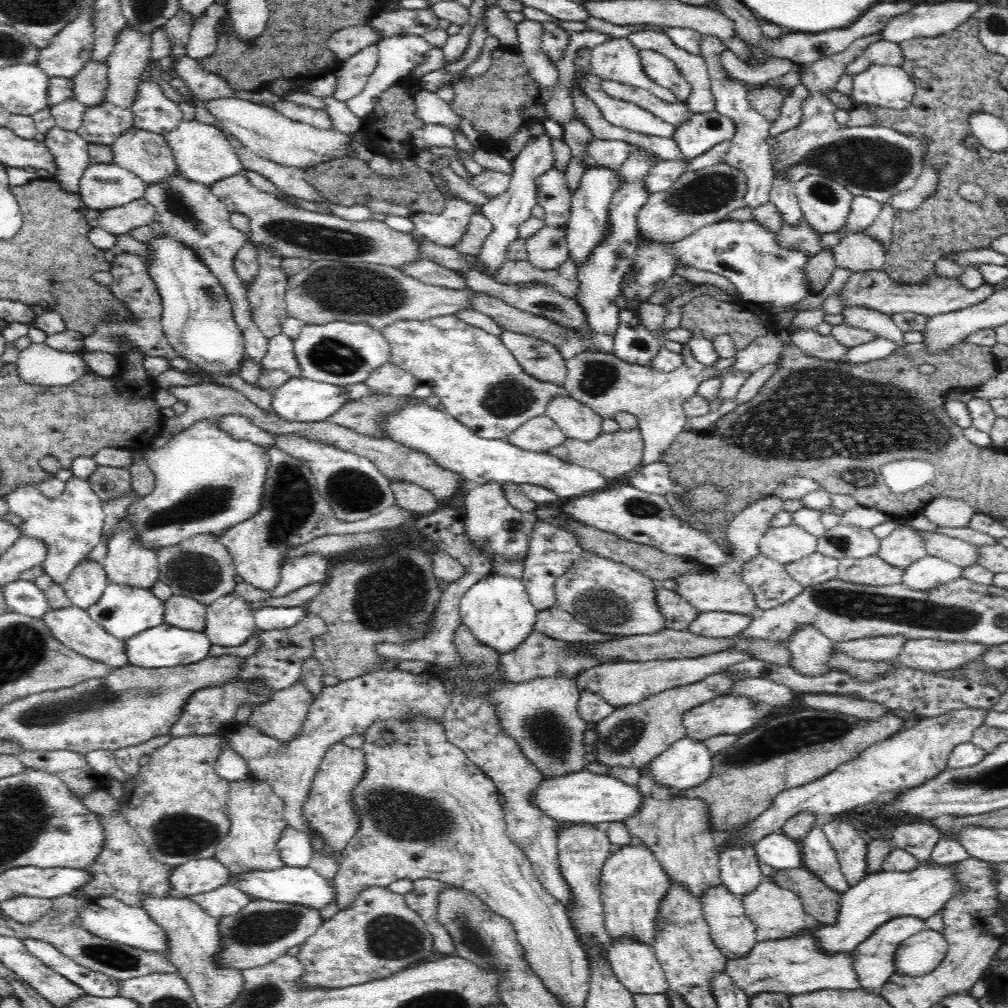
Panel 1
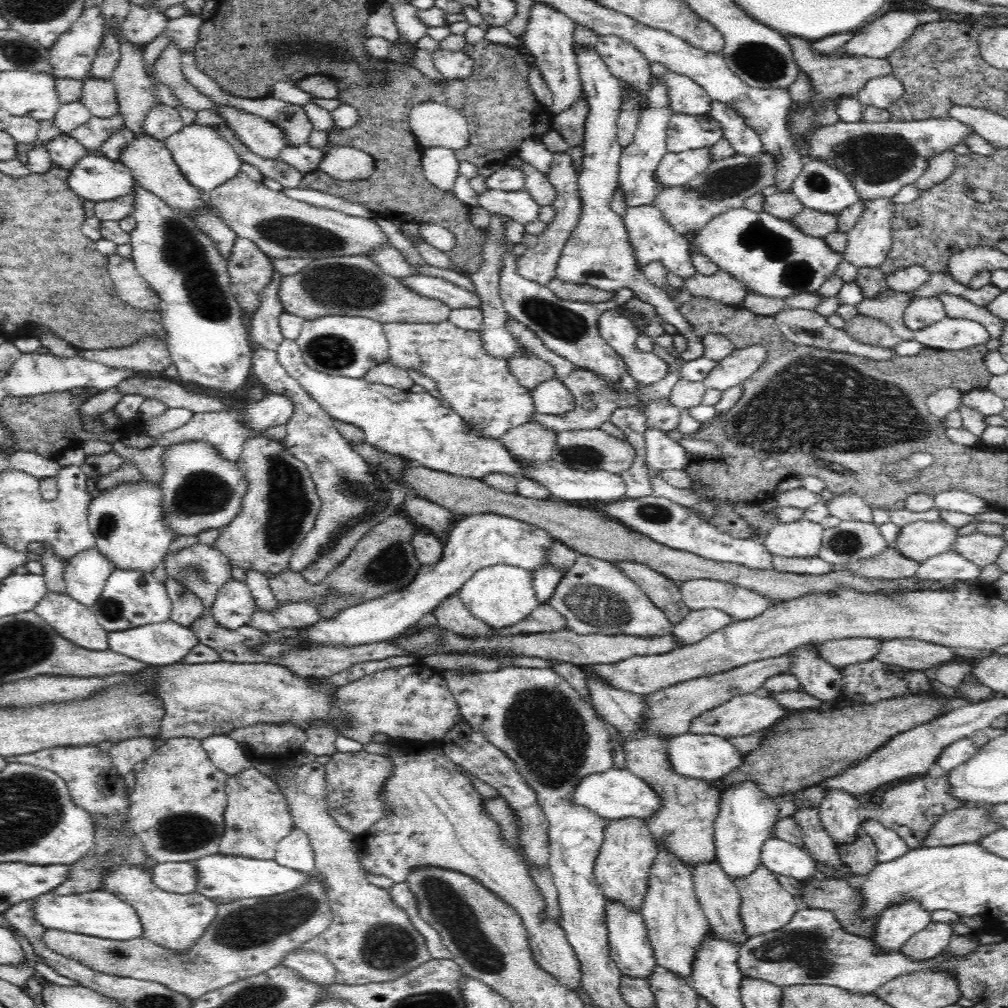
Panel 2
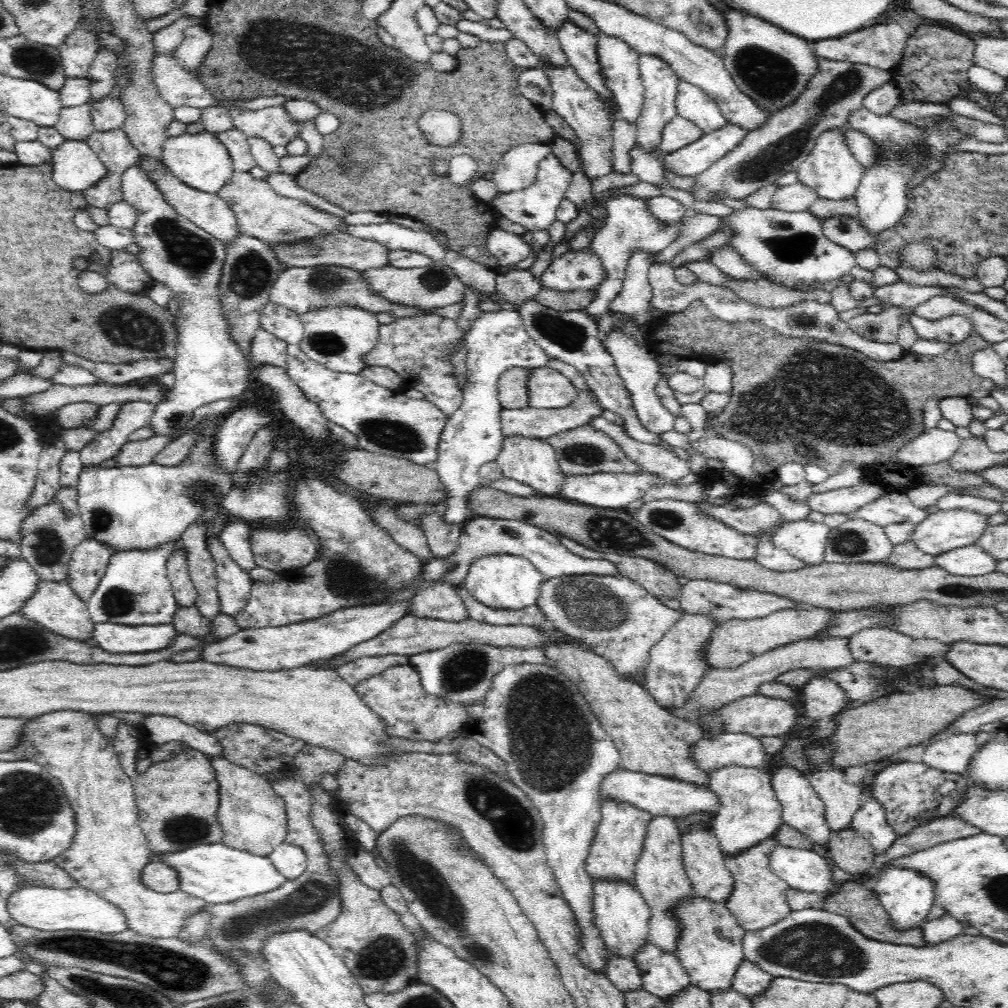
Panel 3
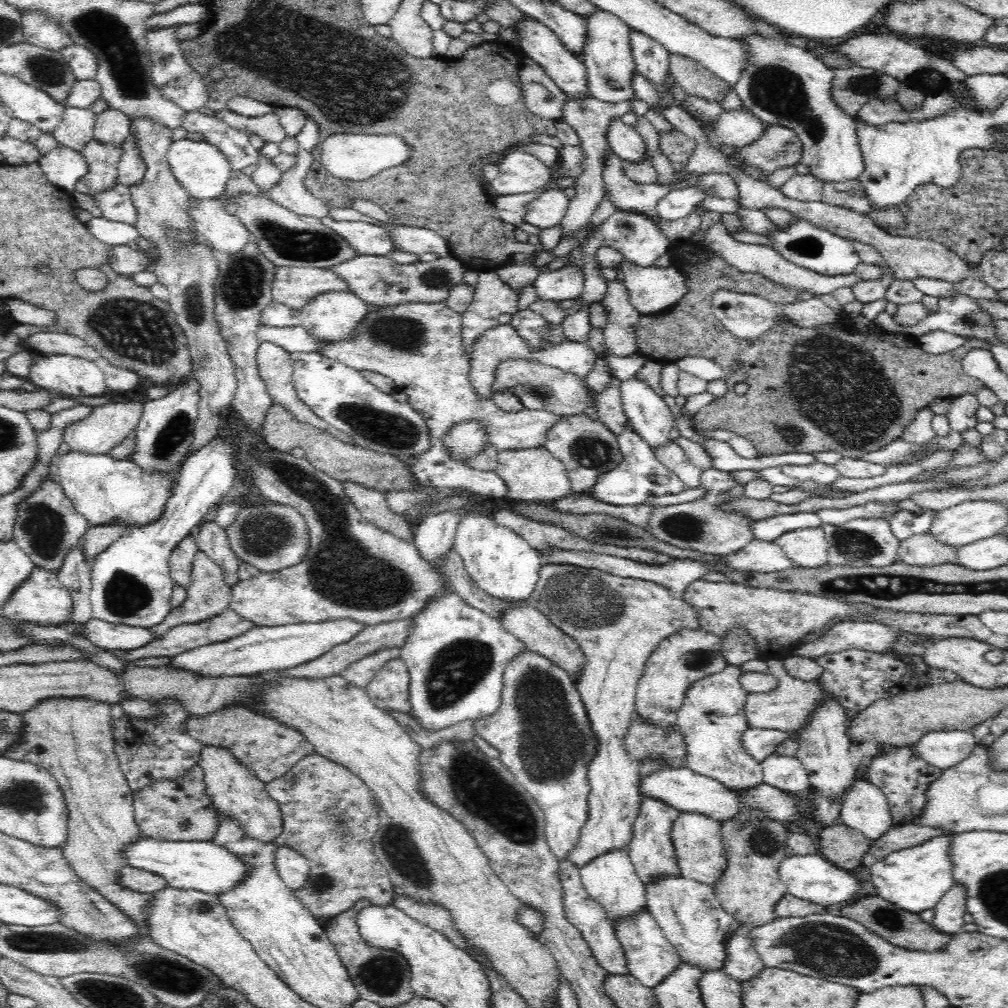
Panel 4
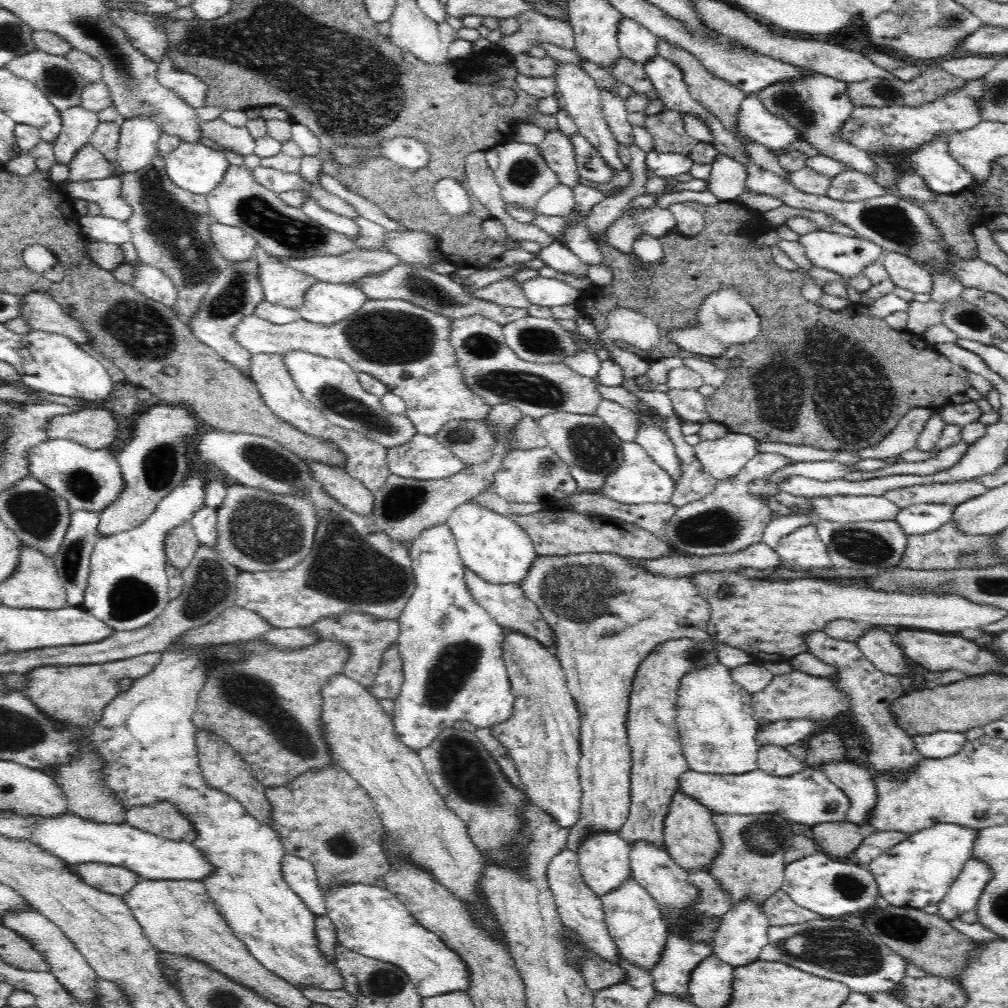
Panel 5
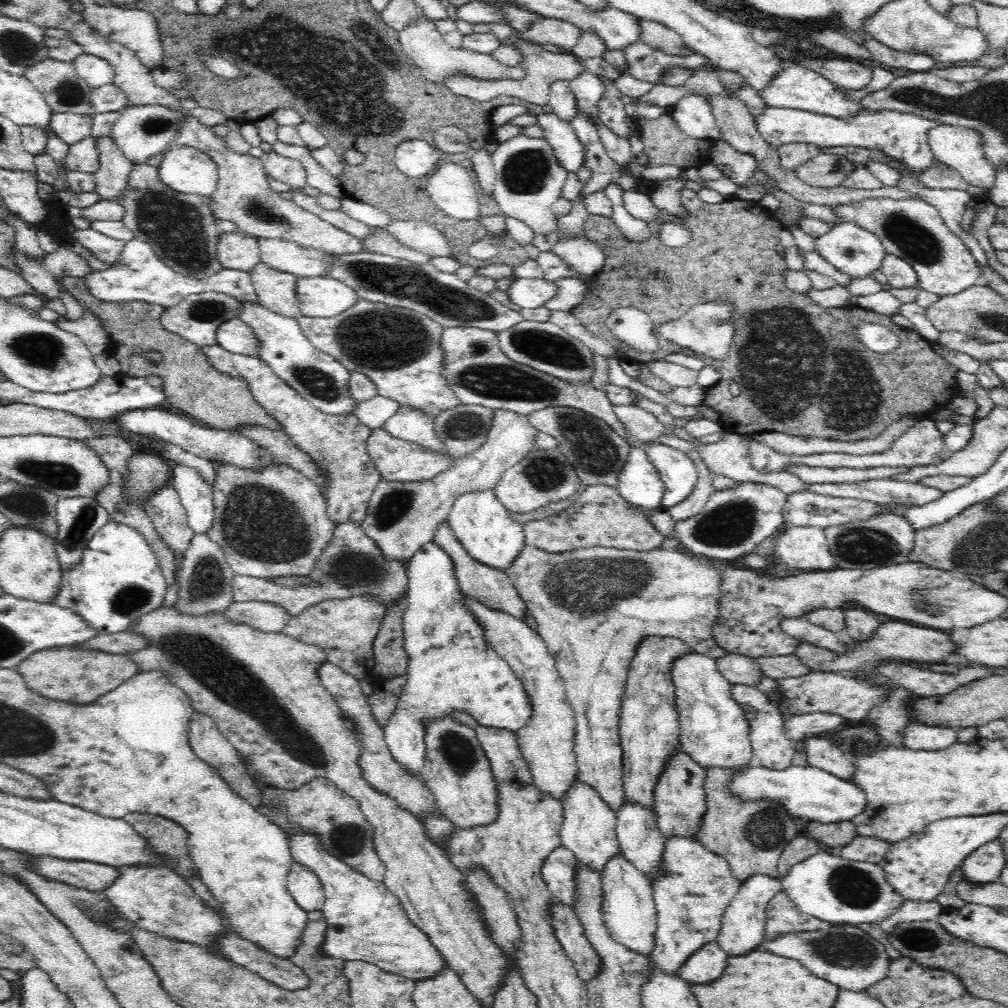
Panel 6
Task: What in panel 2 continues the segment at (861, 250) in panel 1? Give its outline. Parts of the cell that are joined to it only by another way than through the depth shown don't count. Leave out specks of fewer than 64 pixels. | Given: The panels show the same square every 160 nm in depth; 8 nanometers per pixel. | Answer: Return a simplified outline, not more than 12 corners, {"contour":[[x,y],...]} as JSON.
{"contour":[[876,197],[848,233],[843,259],[879,267],[893,243],[894,201]]}

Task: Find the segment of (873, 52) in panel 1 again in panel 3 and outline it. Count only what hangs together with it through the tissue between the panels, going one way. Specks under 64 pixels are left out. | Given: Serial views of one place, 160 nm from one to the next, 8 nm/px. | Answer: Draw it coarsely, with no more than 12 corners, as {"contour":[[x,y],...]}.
{"contour":[[817,57],[794,104],[696,176],[745,199],[797,171],[893,73]]}

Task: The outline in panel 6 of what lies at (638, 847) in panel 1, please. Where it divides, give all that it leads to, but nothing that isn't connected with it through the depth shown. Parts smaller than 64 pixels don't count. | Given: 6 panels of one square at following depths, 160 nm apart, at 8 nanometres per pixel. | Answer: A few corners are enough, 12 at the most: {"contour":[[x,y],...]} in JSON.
{"contour":[[524,543],[504,570],[554,655],[577,778],[625,799],[647,636],[715,659],[716,561]]}

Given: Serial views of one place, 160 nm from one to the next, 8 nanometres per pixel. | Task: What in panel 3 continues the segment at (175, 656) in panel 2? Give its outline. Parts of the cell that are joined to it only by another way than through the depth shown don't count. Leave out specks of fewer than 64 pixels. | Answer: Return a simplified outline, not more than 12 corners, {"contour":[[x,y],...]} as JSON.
{"contour":[[94,623],[92,643],[108,652],[166,648],[170,624]]}

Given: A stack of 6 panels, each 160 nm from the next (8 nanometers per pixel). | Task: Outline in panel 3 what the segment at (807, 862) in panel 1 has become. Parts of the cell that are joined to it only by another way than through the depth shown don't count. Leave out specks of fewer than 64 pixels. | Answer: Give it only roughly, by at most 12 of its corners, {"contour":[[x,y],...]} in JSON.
{"contour":[[774,767],[783,824],[826,846],[825,804],[806,773]]}

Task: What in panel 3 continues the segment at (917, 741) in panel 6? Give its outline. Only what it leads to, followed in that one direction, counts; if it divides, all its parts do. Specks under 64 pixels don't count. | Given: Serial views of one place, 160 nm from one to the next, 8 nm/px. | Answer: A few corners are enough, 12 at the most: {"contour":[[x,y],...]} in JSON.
{"contour":[[975,734],[926,743],[928,767],[962,775],[978,752]]}

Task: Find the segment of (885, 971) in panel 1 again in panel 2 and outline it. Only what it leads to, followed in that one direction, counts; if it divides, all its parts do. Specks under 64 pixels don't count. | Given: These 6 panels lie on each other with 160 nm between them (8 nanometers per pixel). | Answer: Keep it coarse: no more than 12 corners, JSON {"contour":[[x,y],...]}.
{"contour":[[906,899],[881,912],[870,940],[900,952],[932,921],[920,901]]}

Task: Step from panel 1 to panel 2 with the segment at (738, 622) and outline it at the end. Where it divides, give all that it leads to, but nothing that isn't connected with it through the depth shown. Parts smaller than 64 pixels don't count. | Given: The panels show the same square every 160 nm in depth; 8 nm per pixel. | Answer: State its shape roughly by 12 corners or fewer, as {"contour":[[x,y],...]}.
{"contour":[[717,608],[691,610],[671,634],[691,645],[732,621]]}

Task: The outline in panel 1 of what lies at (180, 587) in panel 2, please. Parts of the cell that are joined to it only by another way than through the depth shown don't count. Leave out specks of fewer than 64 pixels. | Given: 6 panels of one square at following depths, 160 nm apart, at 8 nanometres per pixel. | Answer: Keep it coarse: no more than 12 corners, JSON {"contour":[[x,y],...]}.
{"contour":[[173,594],[164,606],[164,623],[205,630],[207,606]]}

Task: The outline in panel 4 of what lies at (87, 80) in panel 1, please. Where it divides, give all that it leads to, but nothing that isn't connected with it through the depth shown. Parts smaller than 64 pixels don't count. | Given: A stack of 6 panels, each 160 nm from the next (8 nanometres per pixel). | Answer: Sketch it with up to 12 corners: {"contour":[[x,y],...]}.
{"contour":[[120,111],[97,116],[93,139],[121,144],[132,122]]}

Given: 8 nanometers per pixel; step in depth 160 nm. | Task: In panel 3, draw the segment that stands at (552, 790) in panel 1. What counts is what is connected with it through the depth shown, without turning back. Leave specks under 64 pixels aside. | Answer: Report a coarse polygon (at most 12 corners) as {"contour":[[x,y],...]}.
{"contour":[[624,768],[600,782],[600,800],[652,816],[716,814],[710,787]]}

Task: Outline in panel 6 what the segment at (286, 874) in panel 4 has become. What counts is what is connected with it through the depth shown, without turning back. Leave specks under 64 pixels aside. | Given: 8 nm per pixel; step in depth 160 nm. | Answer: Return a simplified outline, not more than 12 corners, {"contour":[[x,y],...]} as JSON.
{"contour":[[292,862],[286,886],[306,912],[322,910],[325,892],[312,868]]}

